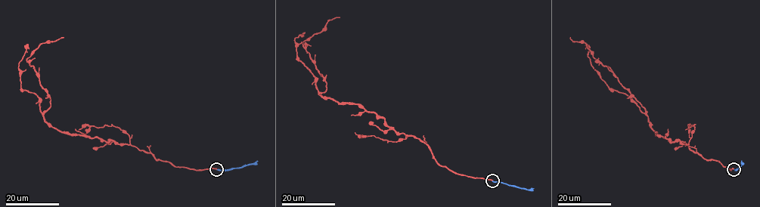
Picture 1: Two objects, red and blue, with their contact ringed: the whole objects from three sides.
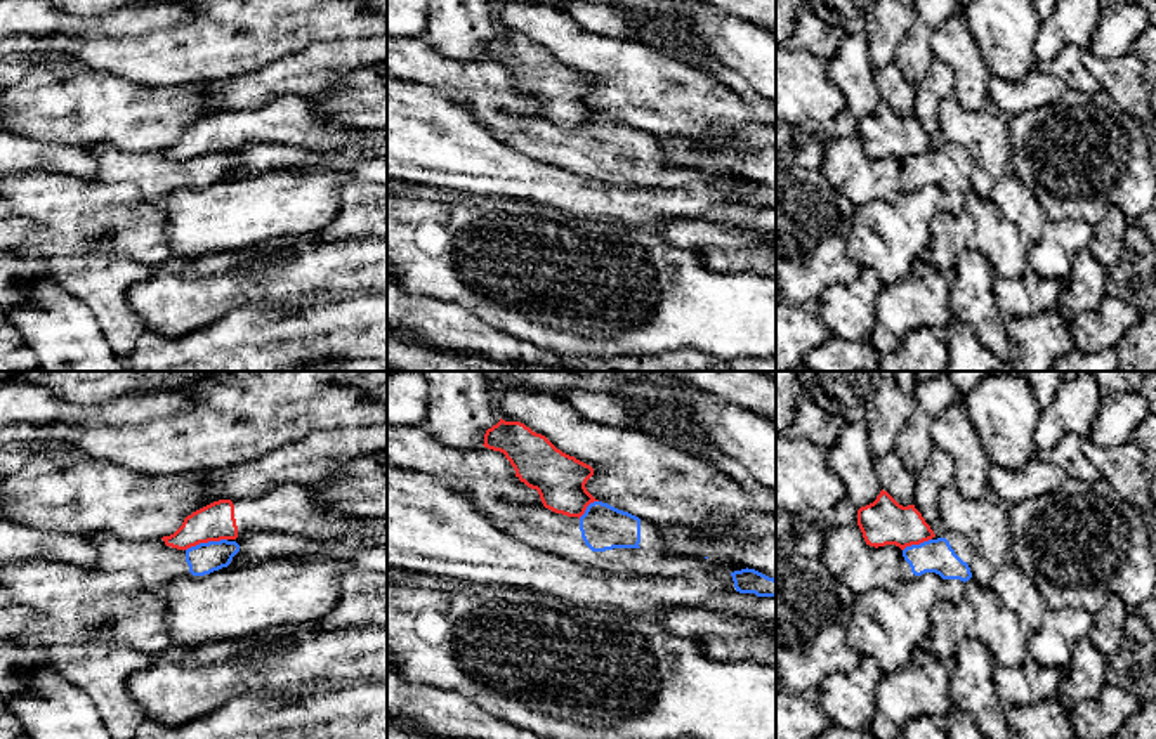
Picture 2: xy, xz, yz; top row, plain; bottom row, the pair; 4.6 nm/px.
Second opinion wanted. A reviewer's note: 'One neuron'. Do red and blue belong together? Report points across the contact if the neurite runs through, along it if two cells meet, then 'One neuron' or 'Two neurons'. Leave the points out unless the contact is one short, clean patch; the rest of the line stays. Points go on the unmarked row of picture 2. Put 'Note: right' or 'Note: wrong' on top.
Note: wrong
Boundary: xy (226, 150), (200, 153), (186, 162). Two neurons

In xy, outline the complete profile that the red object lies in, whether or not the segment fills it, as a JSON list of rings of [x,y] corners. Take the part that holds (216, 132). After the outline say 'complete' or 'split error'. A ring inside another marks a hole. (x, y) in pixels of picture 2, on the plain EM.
[[[286,94],[259,109],[213,113],[187,127],[174,146],[161,151],[177,161],[236,151],[250,142],[332,153],[347,146],[358,132],[358,128],[323,116],[309,95]]]; split error

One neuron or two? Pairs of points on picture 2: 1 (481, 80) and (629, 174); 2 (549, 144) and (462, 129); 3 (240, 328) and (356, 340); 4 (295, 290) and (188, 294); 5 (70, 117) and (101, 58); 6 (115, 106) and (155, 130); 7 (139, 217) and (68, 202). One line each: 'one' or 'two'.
1: one
2: two
3: one
4: one
5: two
6: one
7: one

